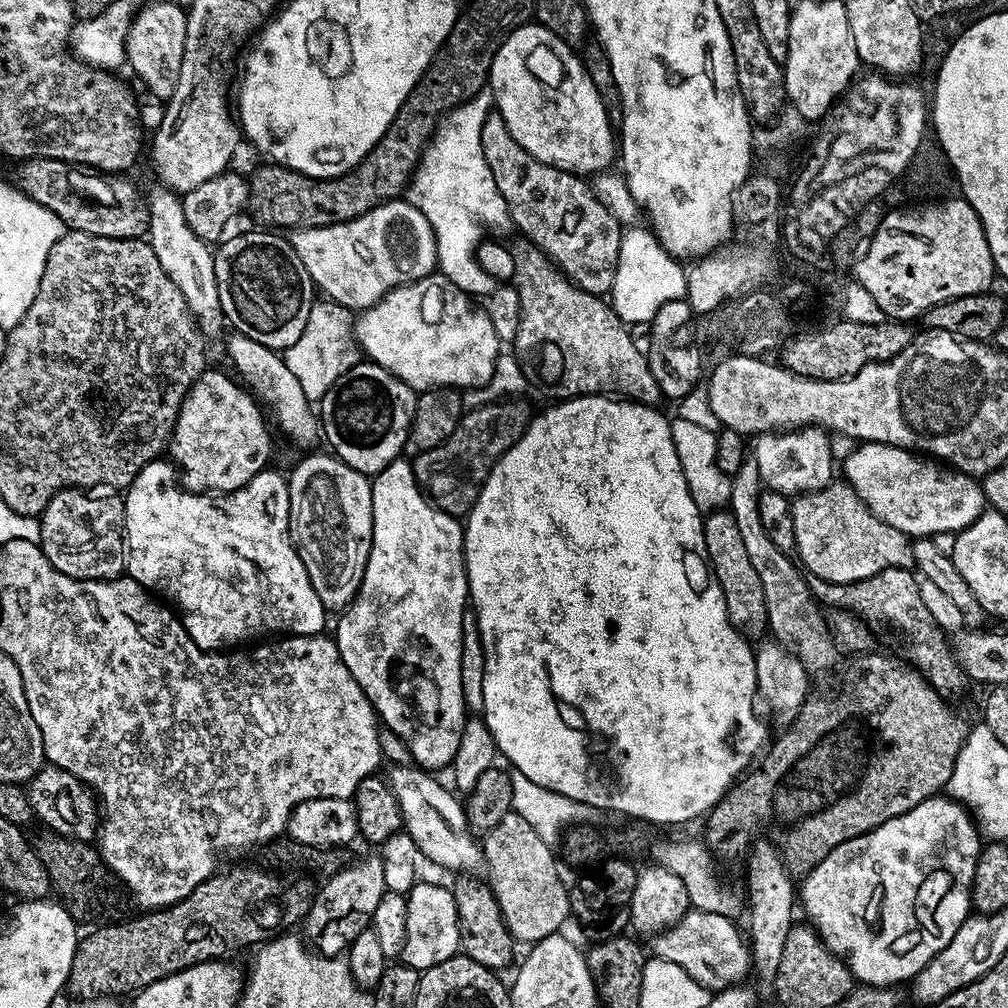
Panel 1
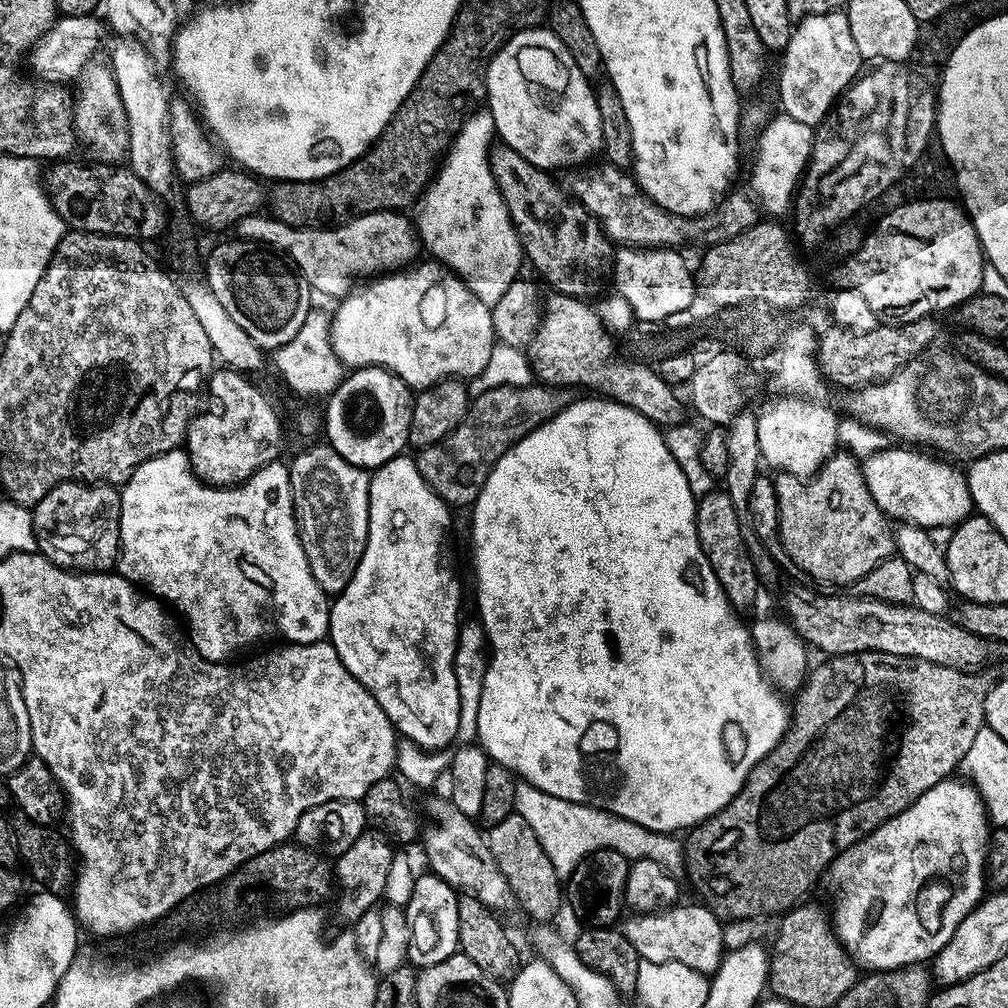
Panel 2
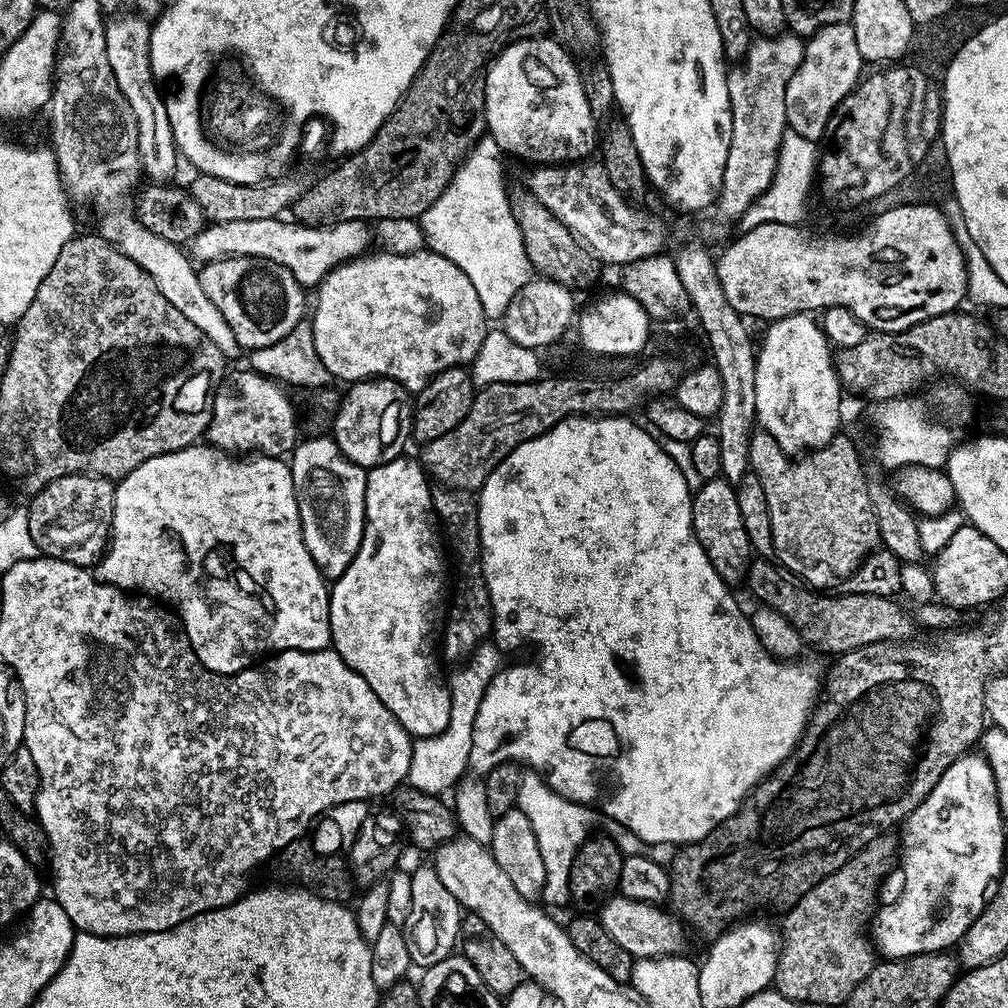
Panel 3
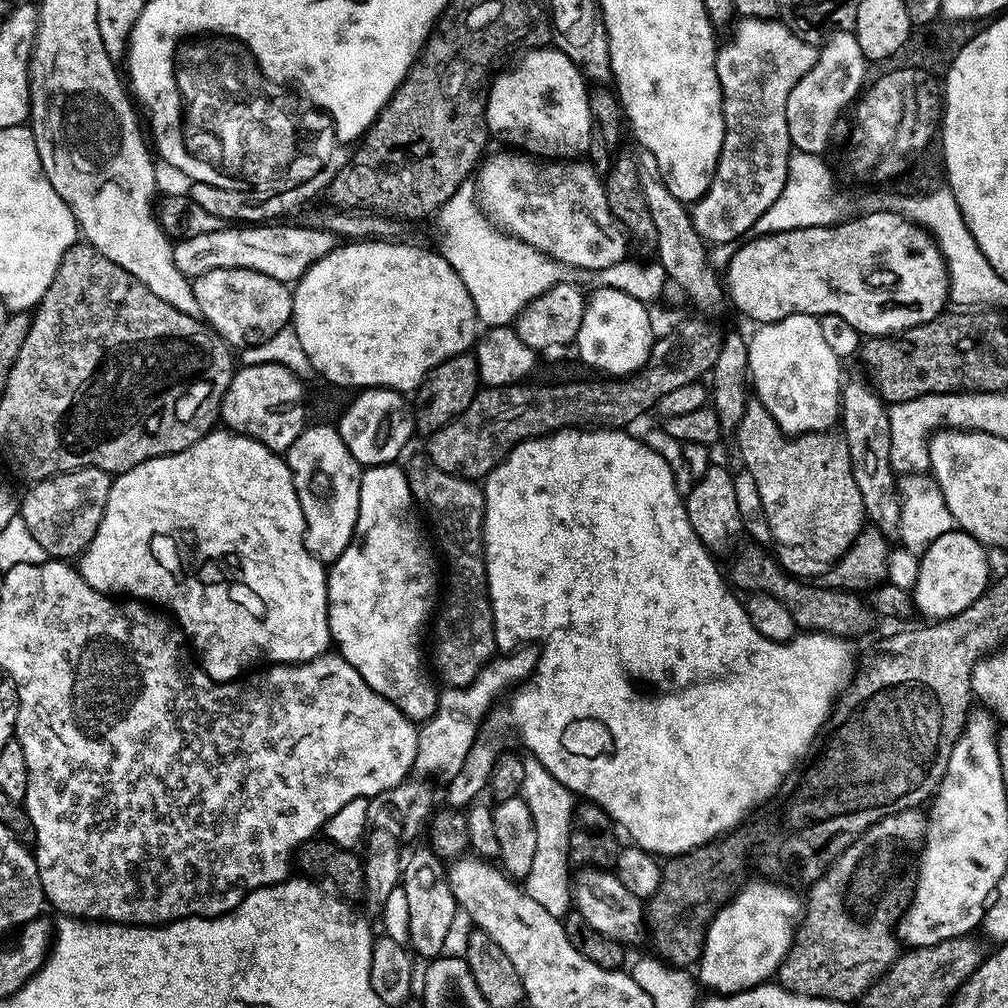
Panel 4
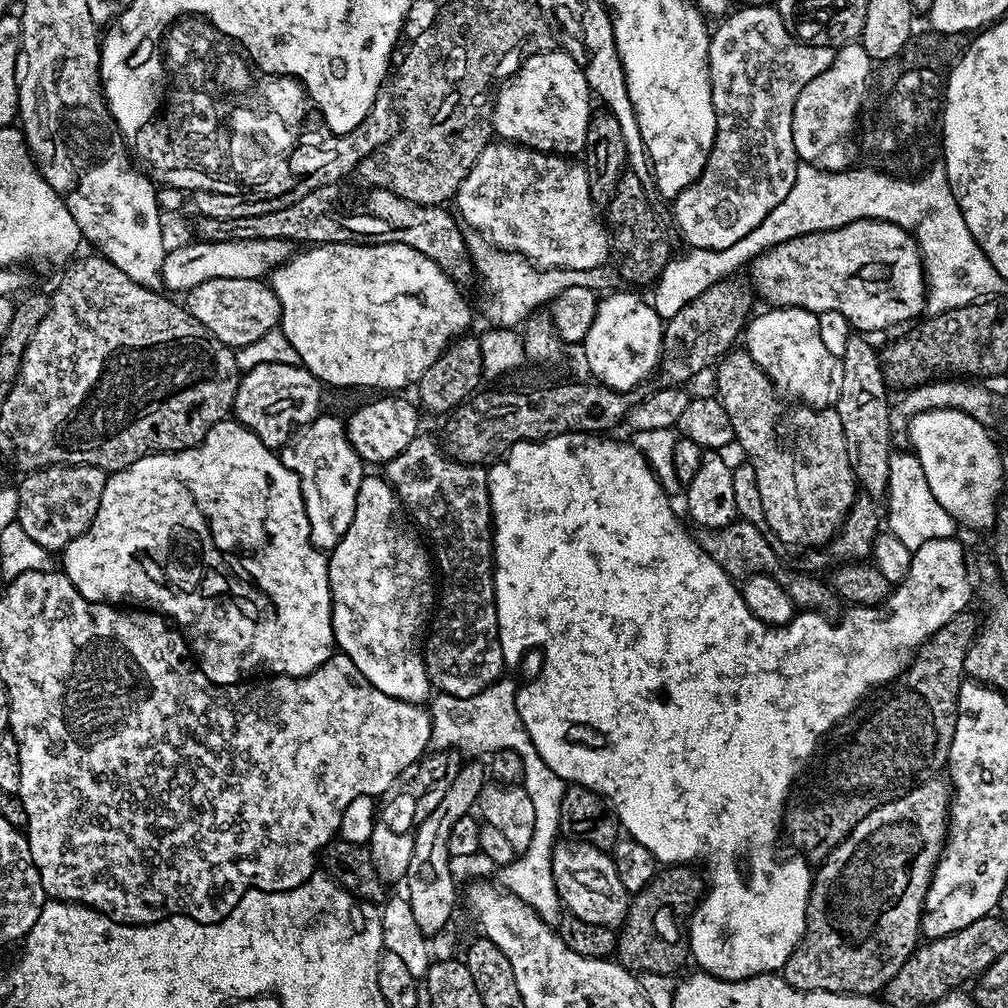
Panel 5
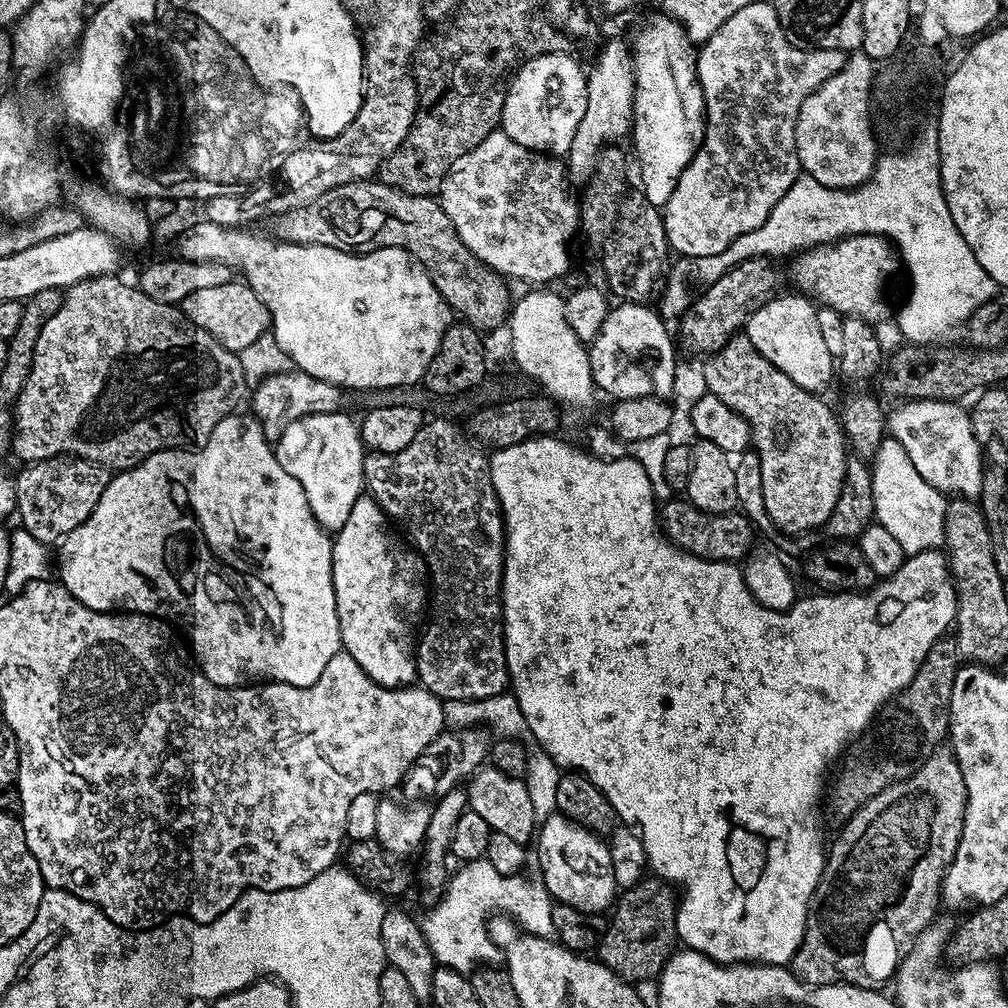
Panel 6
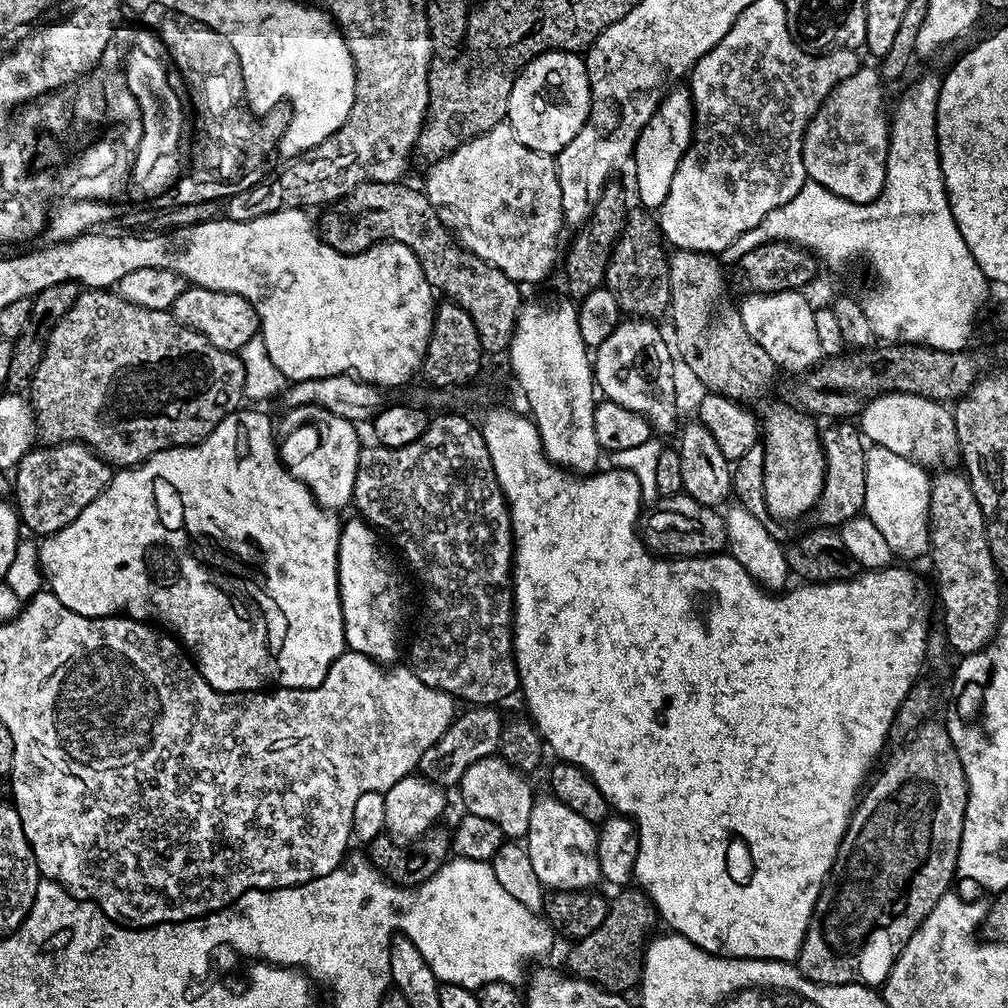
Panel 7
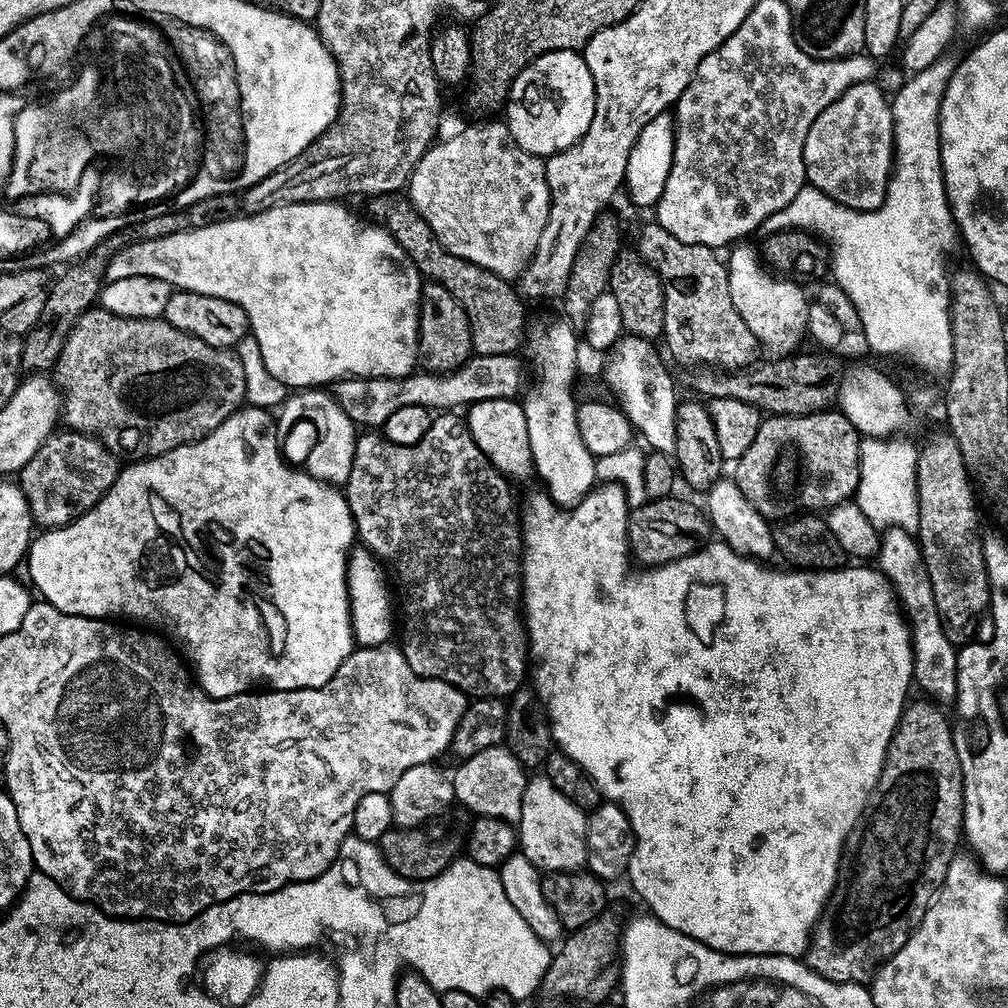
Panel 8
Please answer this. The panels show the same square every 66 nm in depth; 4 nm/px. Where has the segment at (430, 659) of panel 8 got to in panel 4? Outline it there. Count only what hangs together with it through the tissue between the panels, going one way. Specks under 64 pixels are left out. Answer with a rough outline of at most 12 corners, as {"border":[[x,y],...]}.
{"border":[[407,469],[452,569],[430,656],[464,688],[497,655],[484,490]]}

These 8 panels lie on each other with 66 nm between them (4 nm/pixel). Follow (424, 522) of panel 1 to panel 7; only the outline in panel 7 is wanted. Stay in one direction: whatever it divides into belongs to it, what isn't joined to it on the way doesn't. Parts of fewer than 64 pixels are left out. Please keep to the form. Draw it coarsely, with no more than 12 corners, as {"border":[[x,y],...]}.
{"border":[[367,520],[343,521],[344,643],[397,663],[404,580]]}

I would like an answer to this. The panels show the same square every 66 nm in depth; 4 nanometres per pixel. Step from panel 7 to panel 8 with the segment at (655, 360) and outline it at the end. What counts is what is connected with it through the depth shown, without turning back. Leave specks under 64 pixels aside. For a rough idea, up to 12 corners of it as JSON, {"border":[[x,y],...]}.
{"border":[[625,335],[604,376],[647,447],[675,453],[678,395],[653,341]]}

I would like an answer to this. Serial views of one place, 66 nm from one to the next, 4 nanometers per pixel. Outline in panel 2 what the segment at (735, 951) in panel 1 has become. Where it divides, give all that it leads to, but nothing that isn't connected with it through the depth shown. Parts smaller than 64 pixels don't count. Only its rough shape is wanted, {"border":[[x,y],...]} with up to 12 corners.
{"border":[[703,903],[629,915],[641,960],[711,974],[725,925]]}

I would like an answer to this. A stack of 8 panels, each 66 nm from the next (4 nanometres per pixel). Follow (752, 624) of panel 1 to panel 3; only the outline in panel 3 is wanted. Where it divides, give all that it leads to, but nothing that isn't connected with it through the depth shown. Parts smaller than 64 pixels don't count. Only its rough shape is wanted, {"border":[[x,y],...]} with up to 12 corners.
{"border":[[729,480],[692,497],[692,525],[724,583],[743,585],[754,549]]}

